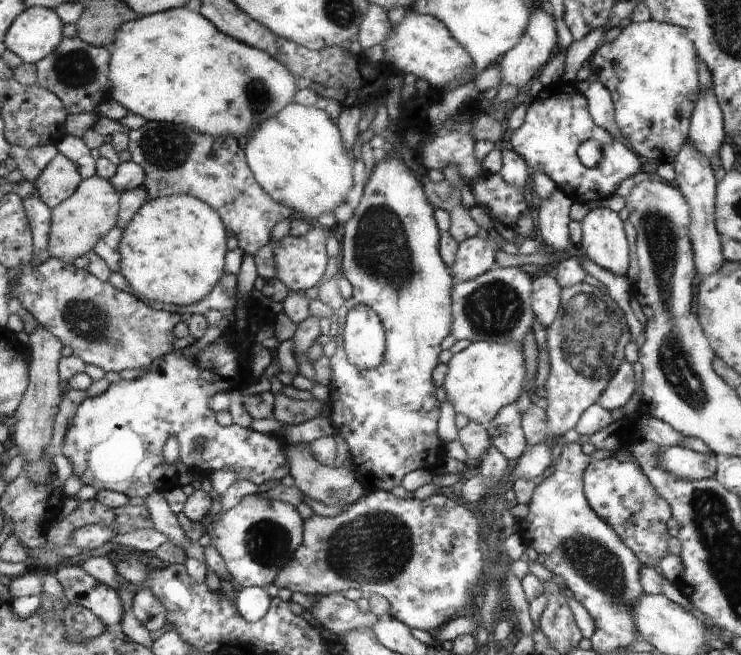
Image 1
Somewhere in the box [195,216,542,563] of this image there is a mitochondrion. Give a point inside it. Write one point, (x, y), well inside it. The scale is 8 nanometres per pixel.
(495, 308)

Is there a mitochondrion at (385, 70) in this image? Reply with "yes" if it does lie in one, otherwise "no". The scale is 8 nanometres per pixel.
no

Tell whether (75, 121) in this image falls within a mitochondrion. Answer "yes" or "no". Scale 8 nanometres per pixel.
no

